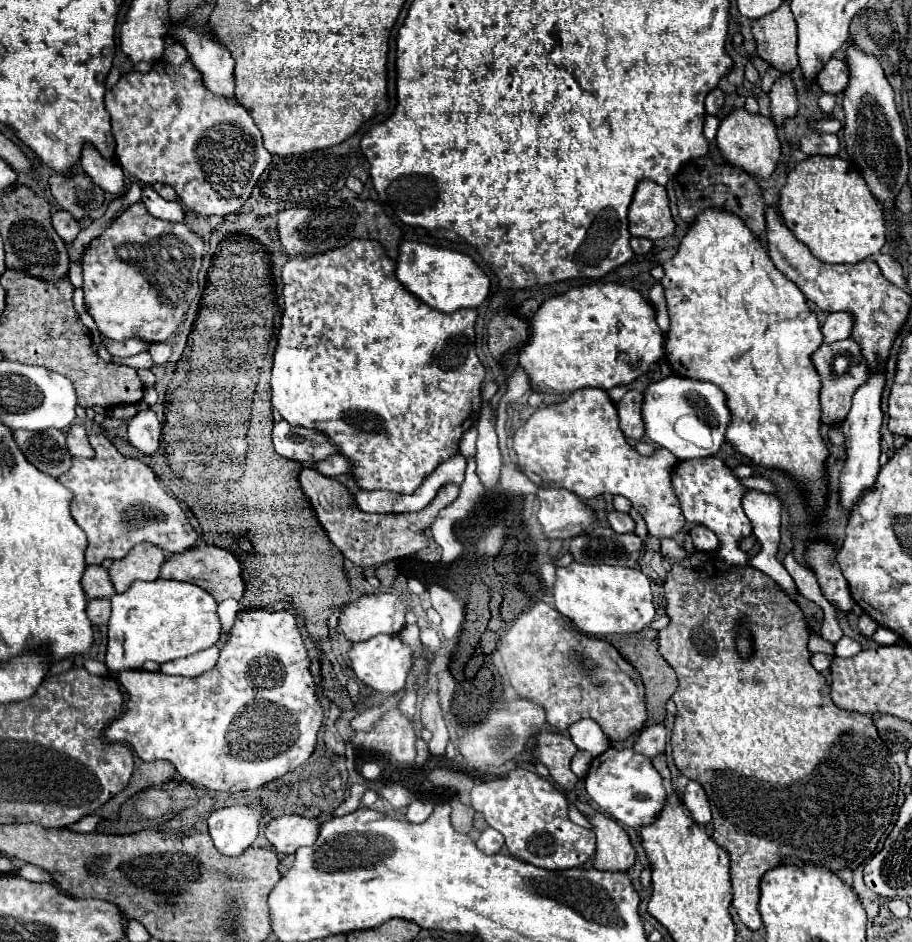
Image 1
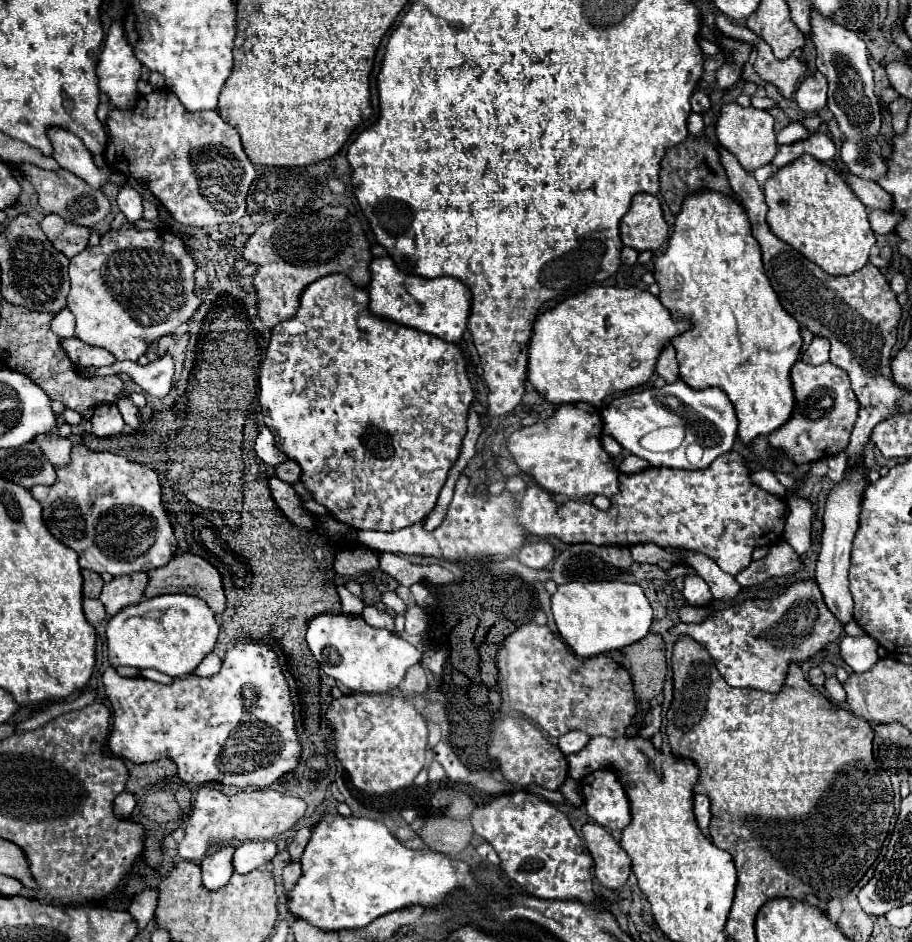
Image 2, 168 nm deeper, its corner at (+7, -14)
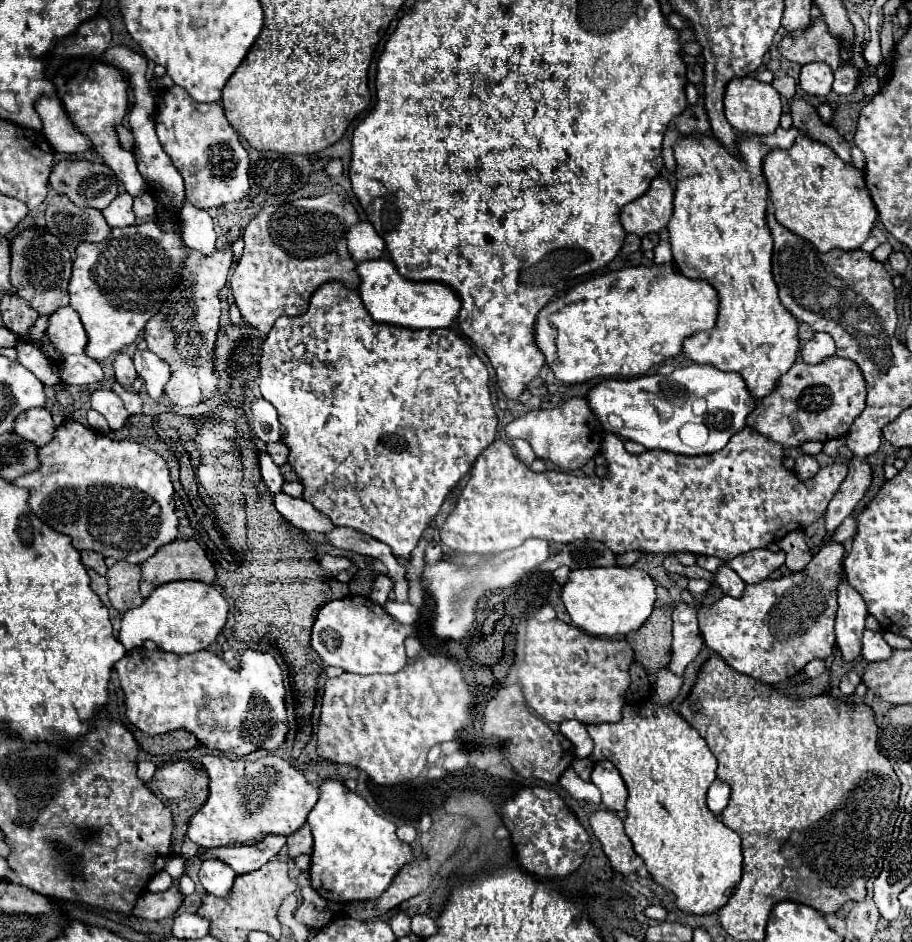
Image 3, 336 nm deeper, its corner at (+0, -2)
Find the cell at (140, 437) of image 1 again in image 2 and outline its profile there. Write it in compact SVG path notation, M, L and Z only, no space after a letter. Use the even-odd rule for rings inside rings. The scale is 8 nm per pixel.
M126 395L118 397L116 405L118 405L118 409L120 409L120 413L122 413L124 421L126 421L126 425L130 425L130 427L138 427L138 425L142 423L140 413L138 413L138 407L130 401L130 397L126 397Z

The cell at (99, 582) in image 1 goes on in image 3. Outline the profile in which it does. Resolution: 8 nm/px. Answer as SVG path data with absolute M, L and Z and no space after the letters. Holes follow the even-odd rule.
M81 551L81 561L83 561L85 567L97 571L99 575L105 575L105 573L107 573L107 565L105 565L101 553L95 553L95 551Z

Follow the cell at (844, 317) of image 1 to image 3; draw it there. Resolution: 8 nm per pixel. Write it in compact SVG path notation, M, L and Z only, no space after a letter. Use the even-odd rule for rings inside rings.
M815 333L811 341L807 341L801 349L801 357L805 363L821 363L825 357L835 353L835 341L829 333Z

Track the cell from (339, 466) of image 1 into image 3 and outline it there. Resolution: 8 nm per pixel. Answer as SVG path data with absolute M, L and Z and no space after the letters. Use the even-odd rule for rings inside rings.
M277 441L277 443L269 443L267 445L267 451L269 451L269 455L273 457L273 461L275 461L275 465L285 465L287 463L287 457L289 457L289 451L287 451L289 447L285 447L285 443L281 443L281 441Z

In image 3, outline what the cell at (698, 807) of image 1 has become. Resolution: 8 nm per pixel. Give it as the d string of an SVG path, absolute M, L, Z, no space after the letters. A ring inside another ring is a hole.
M715 779L713 785L709 787L709 793L707 793L707 807L719 817L723 807L727 807L727 801L729 801L729 785Z

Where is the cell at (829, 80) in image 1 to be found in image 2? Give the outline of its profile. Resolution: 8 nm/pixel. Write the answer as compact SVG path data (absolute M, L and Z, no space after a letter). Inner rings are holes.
M816 71L802 79L800 87L794 93L794 101L798 103L798 107L802 111L814 113L814 111L820 111L826 107L826 91L828 91L826 77Z

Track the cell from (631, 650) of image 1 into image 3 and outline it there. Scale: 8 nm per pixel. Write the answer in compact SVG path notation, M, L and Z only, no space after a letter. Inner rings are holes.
M653 609L653 615L639 631L627 635L635 659L647 673L655 675L671 661L671 639L667 639L667 609Z

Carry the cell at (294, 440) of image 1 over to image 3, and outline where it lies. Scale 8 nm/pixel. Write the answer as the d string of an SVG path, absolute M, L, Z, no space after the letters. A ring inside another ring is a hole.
M255 399L251 403L251 427L253 427L253 433L265 443L281 441L277 411L265 399Z

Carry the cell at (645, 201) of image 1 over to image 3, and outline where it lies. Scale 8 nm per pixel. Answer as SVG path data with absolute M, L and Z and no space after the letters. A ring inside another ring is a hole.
M655 177L645 195L621 209L621 225L639 237L659 233L673 215L673 189L667 179Z

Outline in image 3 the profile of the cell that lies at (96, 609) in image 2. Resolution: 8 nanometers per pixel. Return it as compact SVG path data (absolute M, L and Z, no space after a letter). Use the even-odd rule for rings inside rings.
M87 569L89 577L91 577L91 589L99 595L99 597L105 597L107 595L107 577L101 577L97 575L93 569Z

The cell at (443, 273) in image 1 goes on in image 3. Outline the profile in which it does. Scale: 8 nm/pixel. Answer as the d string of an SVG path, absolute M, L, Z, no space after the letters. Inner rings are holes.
M389 257L361 261L357 265L357 273L361 277L359 293L363 305L377 323L413 329L441 329L457 321L461 299L457 299L457 295L453 295L449 287L441 287L441 283L413 283L409 279L401 279L401 273L397 271L397 267L393 267L393 261Z

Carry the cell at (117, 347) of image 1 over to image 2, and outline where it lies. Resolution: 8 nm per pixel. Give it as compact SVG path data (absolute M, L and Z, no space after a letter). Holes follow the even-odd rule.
M60 337L60 347L70 357L70 361L82 369L82 367L104 367L112 365L116 359L108 351L102 351L100 347L90 347L82 343L76 337Z

